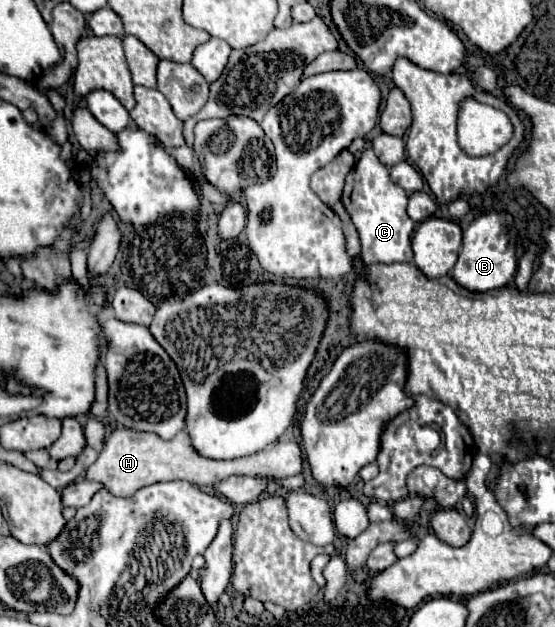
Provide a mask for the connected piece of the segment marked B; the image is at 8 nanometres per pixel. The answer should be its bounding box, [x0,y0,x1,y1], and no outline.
[451,213,517,293]

